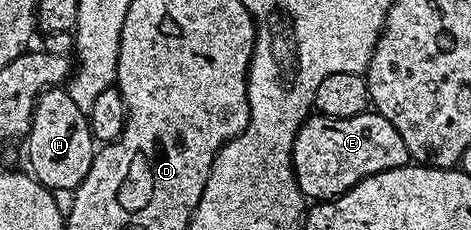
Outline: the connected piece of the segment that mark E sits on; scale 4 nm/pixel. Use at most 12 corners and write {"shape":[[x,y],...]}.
{"shape":[[314,112],[290,162],[303,199],[411,165],[376,112]]}

